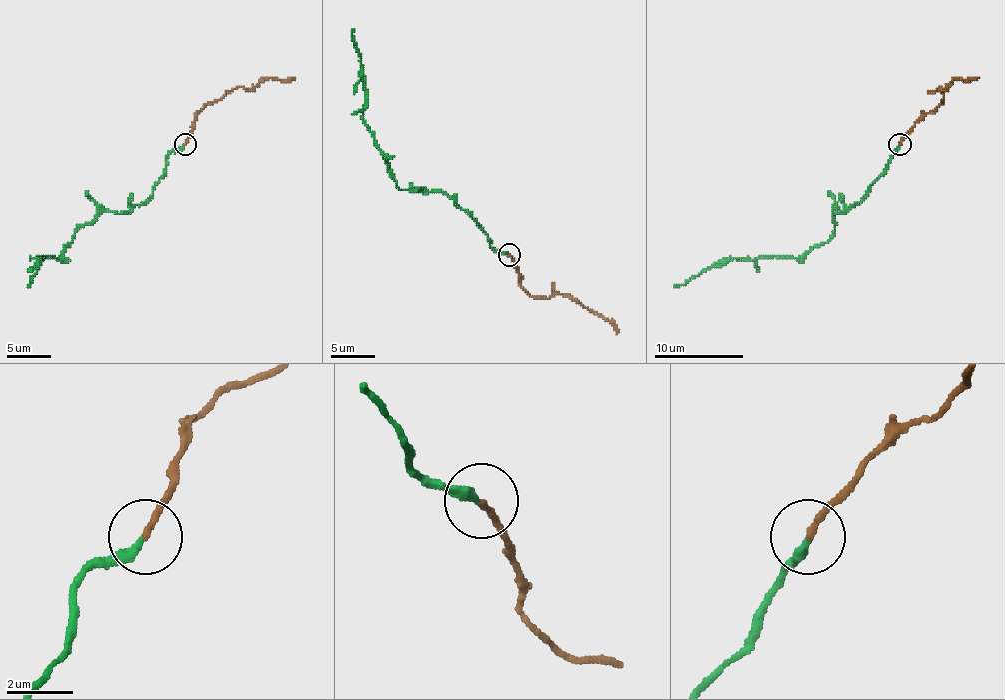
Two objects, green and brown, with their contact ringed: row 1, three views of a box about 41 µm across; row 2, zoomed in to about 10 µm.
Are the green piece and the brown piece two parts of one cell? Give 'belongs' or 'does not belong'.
does not belong

